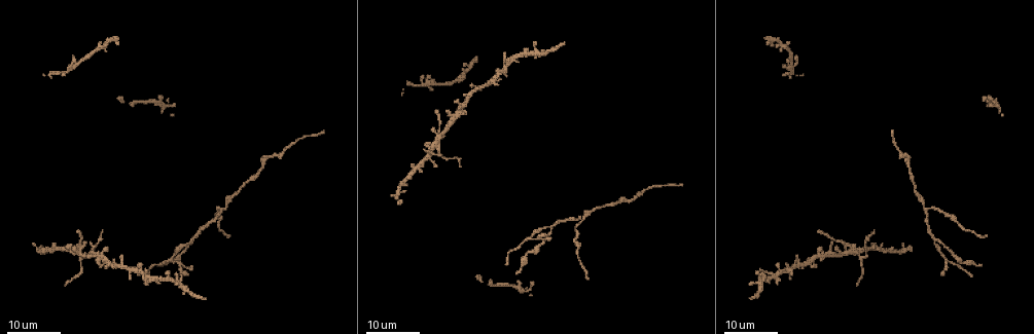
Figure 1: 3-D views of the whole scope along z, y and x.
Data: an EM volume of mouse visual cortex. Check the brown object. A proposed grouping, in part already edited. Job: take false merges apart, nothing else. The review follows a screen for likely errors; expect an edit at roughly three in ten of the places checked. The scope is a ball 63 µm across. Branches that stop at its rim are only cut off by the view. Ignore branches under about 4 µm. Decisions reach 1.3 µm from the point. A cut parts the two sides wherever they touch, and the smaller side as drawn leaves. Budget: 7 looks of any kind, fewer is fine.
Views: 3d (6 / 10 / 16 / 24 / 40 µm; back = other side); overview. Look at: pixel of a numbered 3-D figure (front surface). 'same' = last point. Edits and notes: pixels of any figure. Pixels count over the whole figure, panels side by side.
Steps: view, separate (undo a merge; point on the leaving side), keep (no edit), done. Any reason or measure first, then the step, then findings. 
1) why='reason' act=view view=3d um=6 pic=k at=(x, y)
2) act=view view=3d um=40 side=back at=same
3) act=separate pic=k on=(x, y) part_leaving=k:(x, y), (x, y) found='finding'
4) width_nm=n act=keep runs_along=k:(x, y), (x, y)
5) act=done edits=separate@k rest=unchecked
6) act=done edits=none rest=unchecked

why='four or more arms meet' act=view view=3d um=24 pic=1 at=(930, 208)

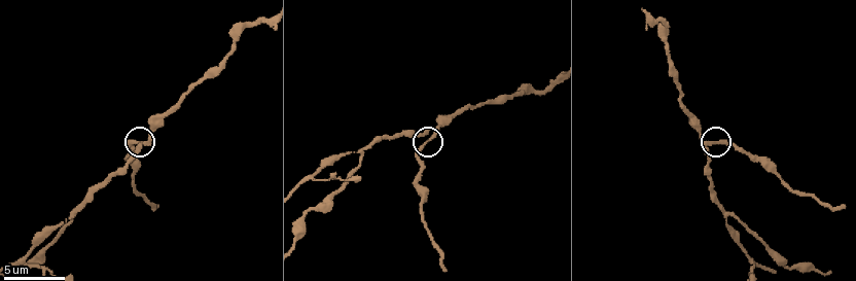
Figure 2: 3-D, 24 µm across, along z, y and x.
act=view view=3d um=10 pic=2 at=(433, 139)

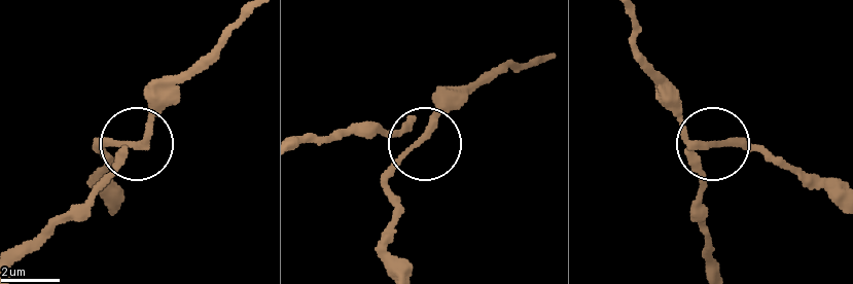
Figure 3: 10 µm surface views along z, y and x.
width_nm=170 act=separate pic=3 on=(407, 152) part_leaving=3:(435, 123), (386, 180), (386, 269) found='two cells meet here'

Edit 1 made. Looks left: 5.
why='branch point' act=view view=3d um=10 pic=2 at=(725, 211)

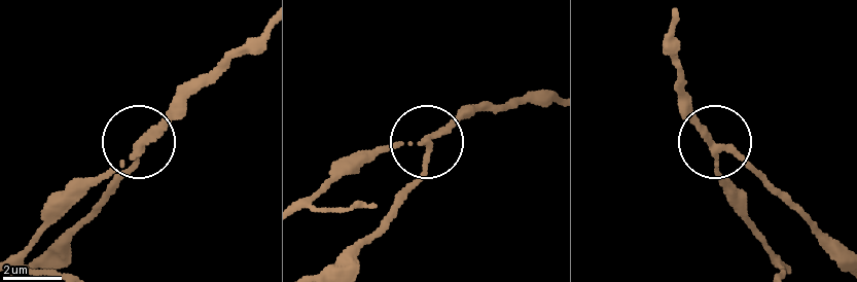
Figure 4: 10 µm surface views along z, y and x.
side_arm_um=13 act=separate pic=4 on=(130, 167) part_leaving=4:(139, 153), (35, 257) found='a second cell is stuck on'

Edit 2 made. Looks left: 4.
why='three-way junction' act=view view=3d um=16 pic=2 at=(753, 263)

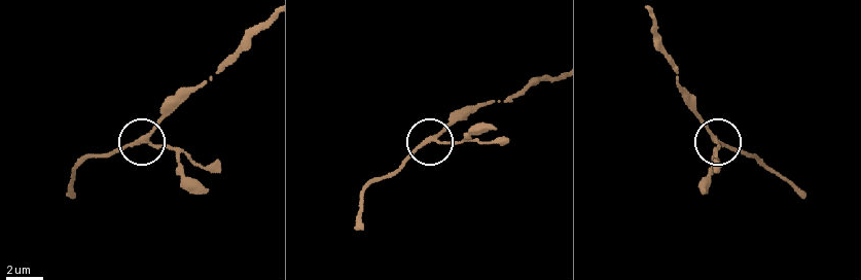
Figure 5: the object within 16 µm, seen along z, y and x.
width_nm=190 act=keep found='continuous, no second cell'

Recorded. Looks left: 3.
act=done edits=separate@3,separate@4 rest=unchecked

